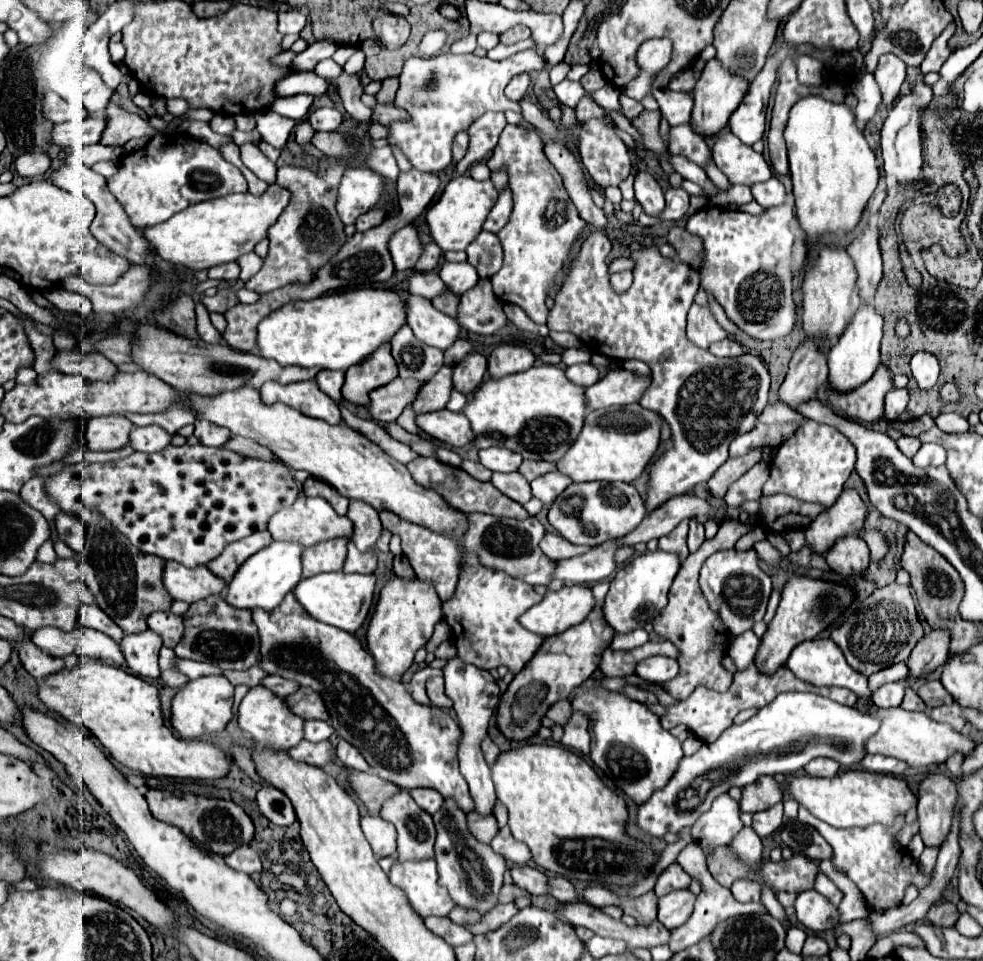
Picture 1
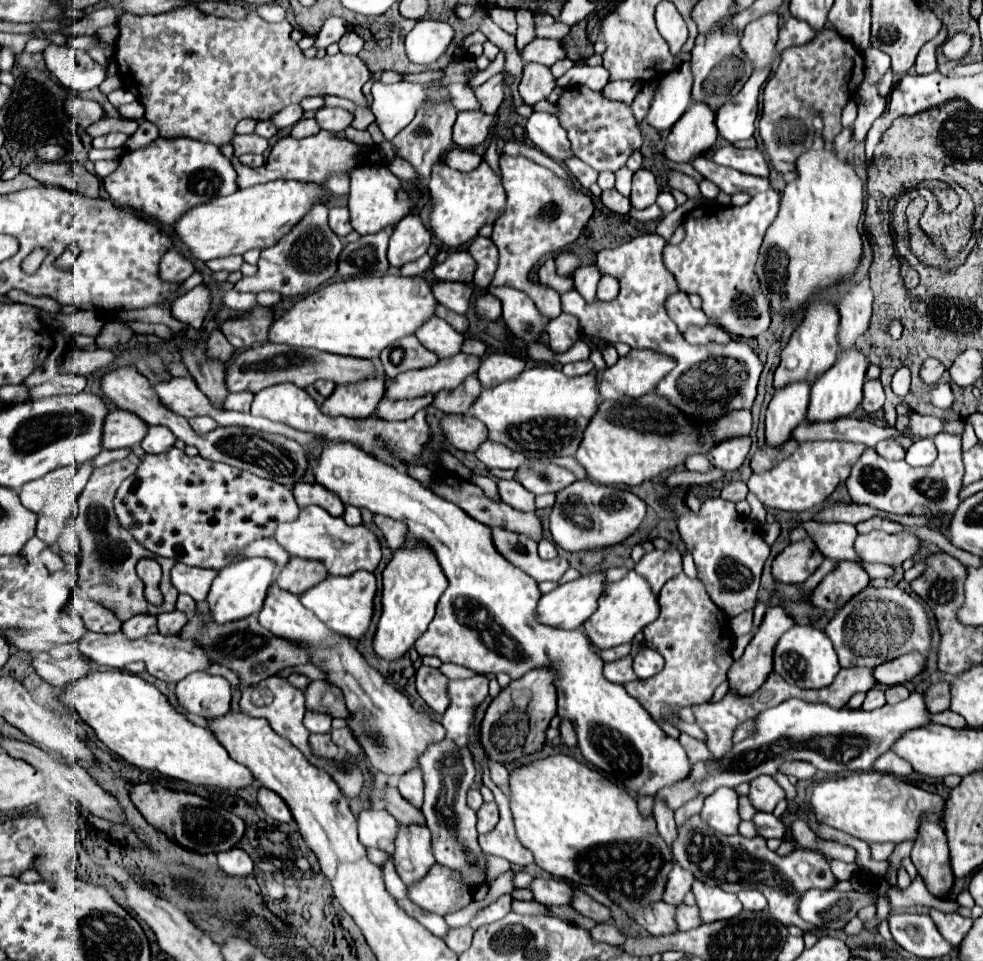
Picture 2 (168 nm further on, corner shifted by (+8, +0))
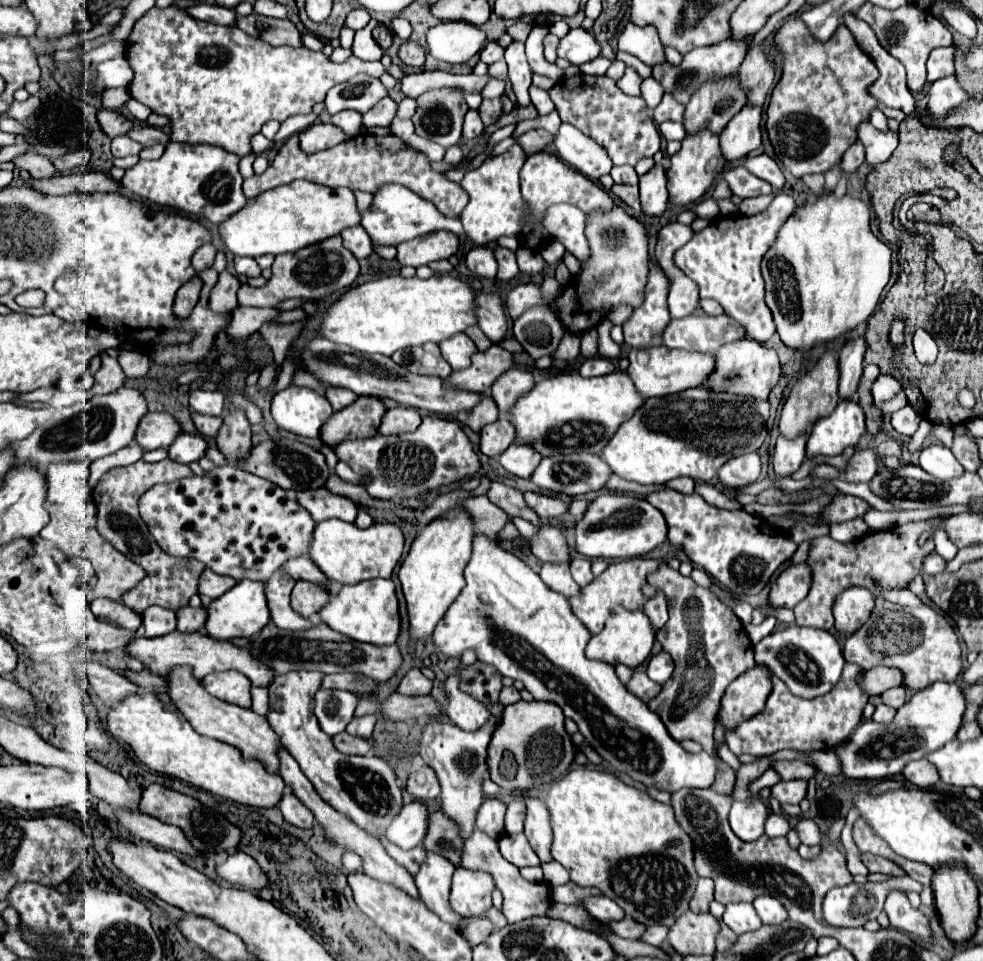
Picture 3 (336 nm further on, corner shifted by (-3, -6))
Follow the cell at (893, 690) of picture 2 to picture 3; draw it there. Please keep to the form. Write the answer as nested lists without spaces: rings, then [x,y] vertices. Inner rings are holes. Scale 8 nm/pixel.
[[[896,686],[896,688],[890,688],[886,690],[884,694],[880,694],[880,700],[892,708],[900,708],[904,702],[906,702],[906,690],[902,686]]]

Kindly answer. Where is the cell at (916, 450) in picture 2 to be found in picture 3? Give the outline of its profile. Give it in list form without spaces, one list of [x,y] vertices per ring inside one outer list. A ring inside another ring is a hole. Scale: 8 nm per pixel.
[[[928,446],[920,454],[920,468],[940,480],[952,480],[964,474],[964,468],[946,446]]]

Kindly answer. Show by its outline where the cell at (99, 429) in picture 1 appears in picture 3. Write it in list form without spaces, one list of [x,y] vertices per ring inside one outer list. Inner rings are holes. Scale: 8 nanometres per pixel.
[[[148,412],[136,430],[136,442],[144,450],[168,448],[182,432],[180,422],[168,412]]]

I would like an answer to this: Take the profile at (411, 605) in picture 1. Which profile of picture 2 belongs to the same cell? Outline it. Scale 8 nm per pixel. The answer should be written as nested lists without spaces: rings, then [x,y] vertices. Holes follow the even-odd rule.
[[[417,544],[417,548],[399,548],[395,550],[391,562],[383,570],[383,592],[381,604],[383,612],[373,636],[373,650],[383,660],[397,660],[401,658],[415,640],[427,630],[429,622],[435,616],[435,606],[439,596],[447,588],[447,578],[437,564],[437,558],[425,548],[425,544]]]

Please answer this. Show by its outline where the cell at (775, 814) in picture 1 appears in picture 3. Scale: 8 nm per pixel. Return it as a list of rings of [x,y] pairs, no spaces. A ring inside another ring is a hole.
[[[800,820],[796,830],[798,830],[798,836],[800,836],[802,844],[806,844],[806,846],[820,844],[820,840],[822,840],[822,832],[820,832],[820,828],[814,820]]]

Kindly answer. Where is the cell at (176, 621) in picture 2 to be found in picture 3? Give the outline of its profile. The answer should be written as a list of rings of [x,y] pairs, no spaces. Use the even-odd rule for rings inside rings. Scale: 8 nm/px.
[[[184,606],[176,610],[176,618],[178,618],[178,630],[180,632],[196,632],[204,626],[206,622],[206,608],[192,608],[192,606]]]

